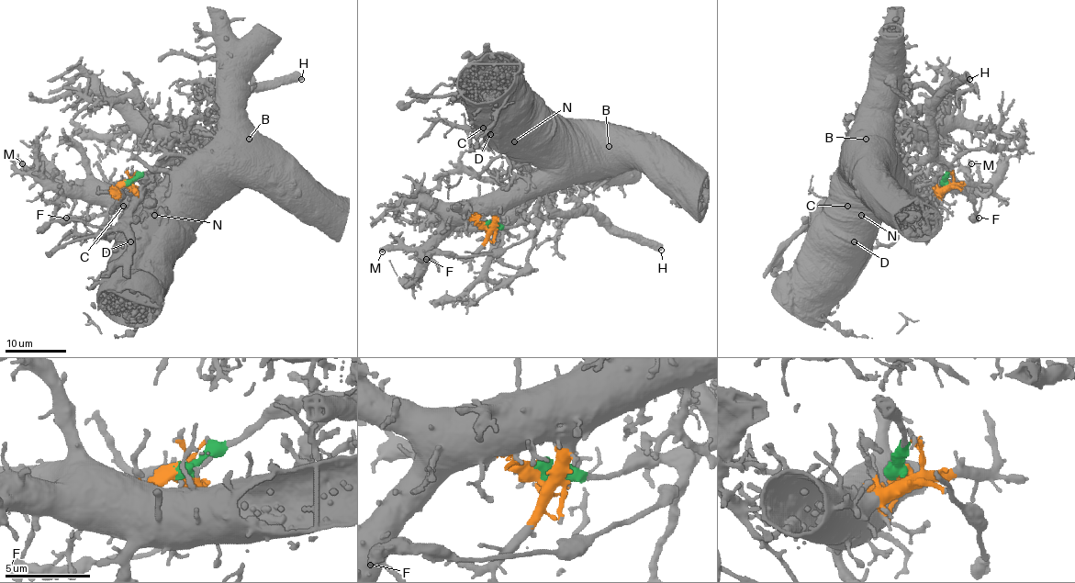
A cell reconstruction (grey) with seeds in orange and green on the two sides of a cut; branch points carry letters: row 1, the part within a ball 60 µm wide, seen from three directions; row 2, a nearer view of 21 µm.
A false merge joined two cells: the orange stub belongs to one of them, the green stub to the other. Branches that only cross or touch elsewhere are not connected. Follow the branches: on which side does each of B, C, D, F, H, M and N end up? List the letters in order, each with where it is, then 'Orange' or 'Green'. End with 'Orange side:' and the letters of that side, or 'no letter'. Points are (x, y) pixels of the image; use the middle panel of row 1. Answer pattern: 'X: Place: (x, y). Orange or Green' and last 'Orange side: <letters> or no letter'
B: Place: (609, 146). Orange
C: Place: (483, 128). Orange
D: Place: (490, 134). Orange
F: Place: (426, 259). Green
H: Place: (661, 250). Green
M: Place: (382, 252). Orange
N: Place: (514, 141). Orange
Orange side: B, C, D, M, N

